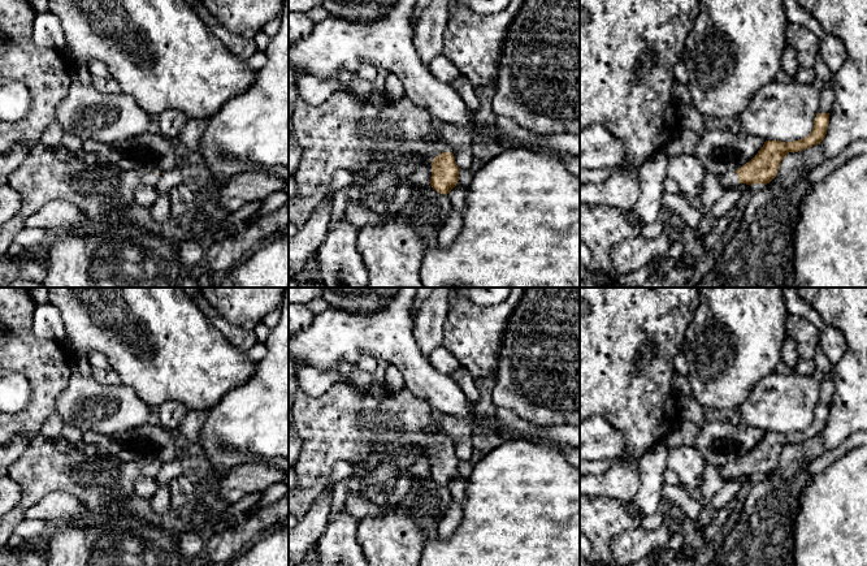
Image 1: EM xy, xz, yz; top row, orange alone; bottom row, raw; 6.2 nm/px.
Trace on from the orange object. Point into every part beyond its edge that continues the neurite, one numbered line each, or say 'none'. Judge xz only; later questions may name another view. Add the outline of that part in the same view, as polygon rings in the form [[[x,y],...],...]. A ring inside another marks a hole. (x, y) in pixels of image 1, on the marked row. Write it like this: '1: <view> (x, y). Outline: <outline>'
1: xz (343, 133). Outline: [[[337,92],[318,105],[311,105],[298,98],[294,109],[294,133],[303,151],[303,157],[295,173],[298,191],[295,198],[289,198],[289,220],[298,228],[303,228],[312,217],[316,208],[331,193],[330,183],[337,170],[348,170],[356,177],[370,173],[372,170],[398,161],[408,156],[424,156],[432,160],[446,147],[435,143],[434,117],[421,107],[413,104],[407,96],[395,104],[389,103],[385,108],[378,108],[369,99],[348,96]]]

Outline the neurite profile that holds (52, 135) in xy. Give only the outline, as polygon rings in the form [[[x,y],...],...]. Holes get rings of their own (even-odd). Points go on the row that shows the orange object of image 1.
[[[53,121],[51,125],[47,126],[44,133],[42,134],[39,143],[55,148],[62,142],[62,137],[62,126],[57,121]]]

